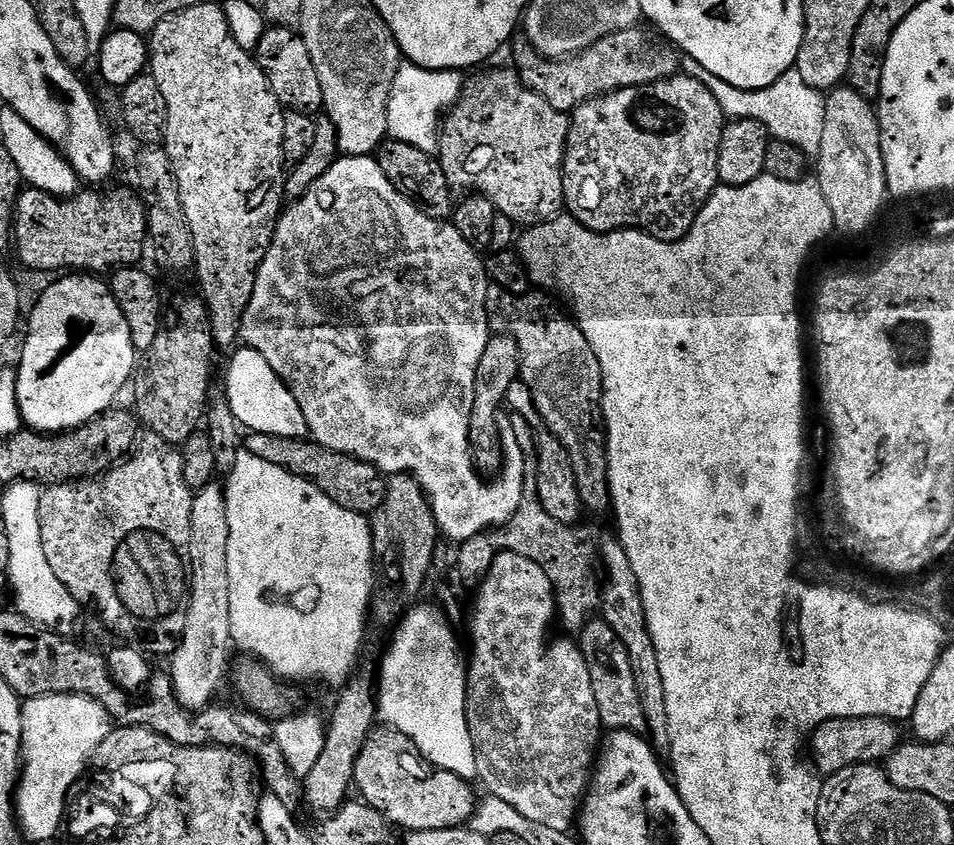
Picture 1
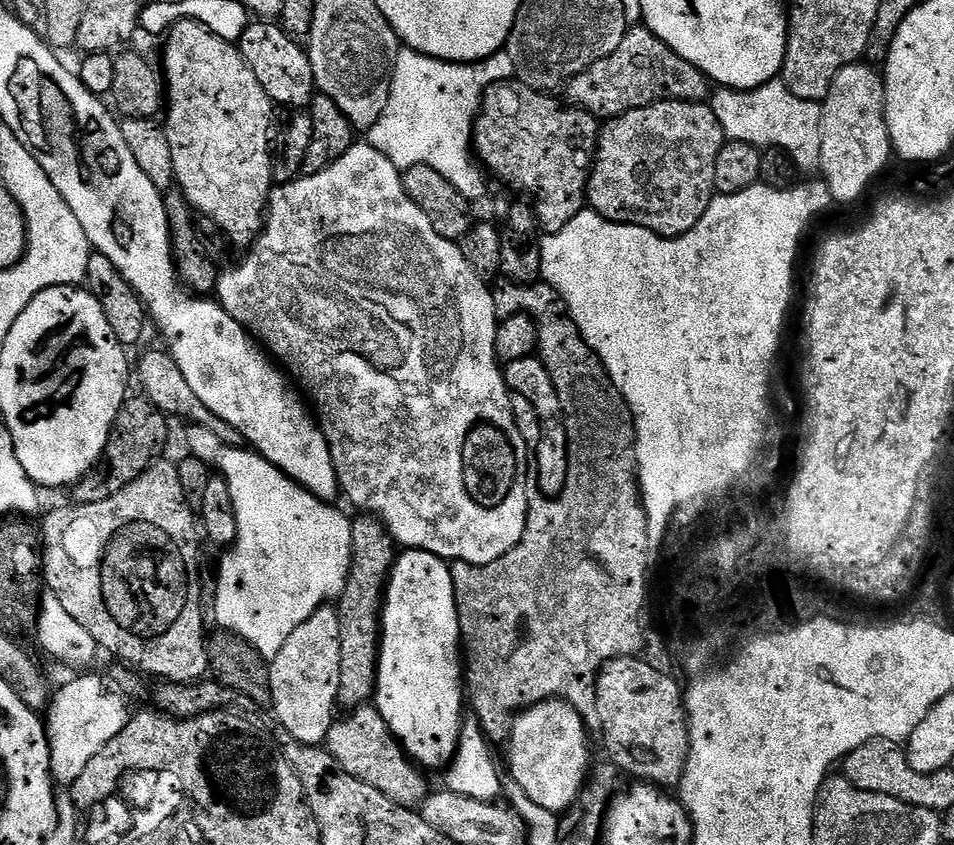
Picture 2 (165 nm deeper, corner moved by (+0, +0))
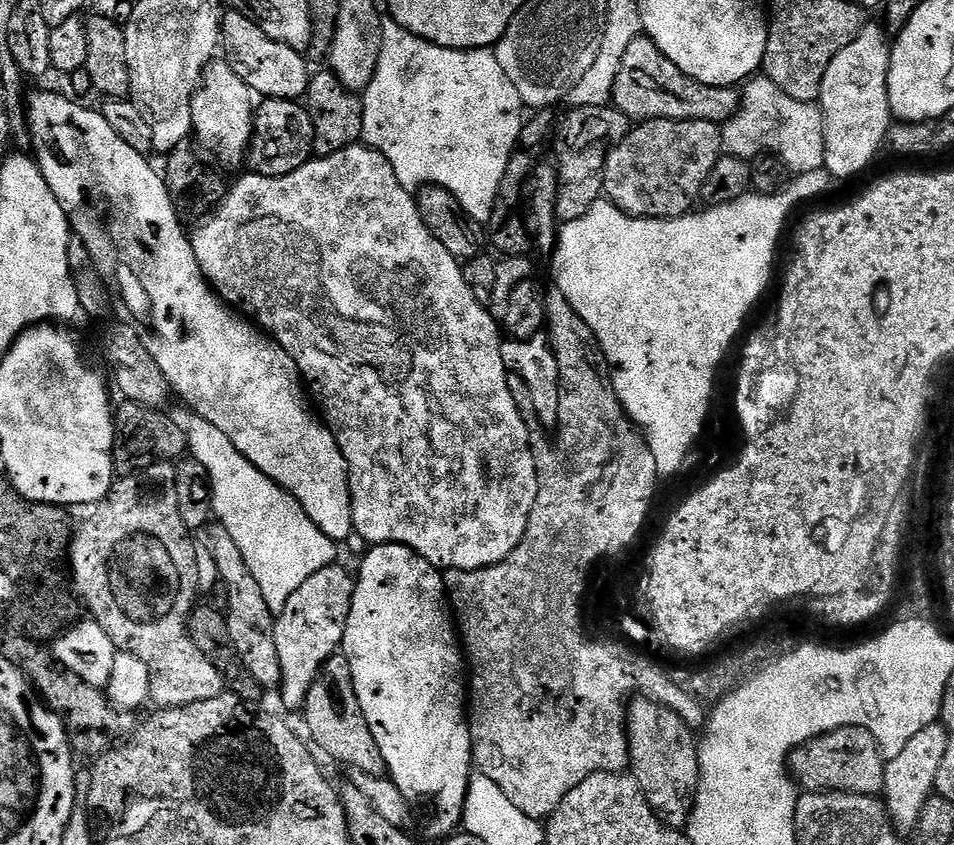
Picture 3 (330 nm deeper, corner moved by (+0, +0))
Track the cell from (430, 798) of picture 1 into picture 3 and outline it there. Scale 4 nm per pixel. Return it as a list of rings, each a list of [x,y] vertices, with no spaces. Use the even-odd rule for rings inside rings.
[[[342,654],[330,657],[321,666],[304,703],[302,715],[308,719],[308,732],[313,740],[311,743],[317,749],[320,747],[326,755],[345,764],[348,770],[371,776],[385,775],[384,759],[378,750],[378,742],[374,742],[374,734],[370,734],[370,726],[366,726],[366,714],[362,714],[362,706],[358,706],[358,694],[354,694],[350,662]]]

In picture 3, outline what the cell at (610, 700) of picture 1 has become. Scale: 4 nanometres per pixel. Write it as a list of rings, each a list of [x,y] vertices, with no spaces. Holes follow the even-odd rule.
[[[636,698],[628,707],[628,758],[630,775],[636,779],[638,786],[646,794],[650,806],[655,810],[657,818],[668,828],[683,829],[692,807],[696,805],[696,789],[700,787],[700,749],[693,729],[674,710],[656,700]]]

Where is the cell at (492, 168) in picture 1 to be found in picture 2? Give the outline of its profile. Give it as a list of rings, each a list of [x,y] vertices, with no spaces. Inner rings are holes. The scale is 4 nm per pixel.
[[[515,78],[500,80],[484,91],[472,126],[479,163],[514,191],[536,196],[536,219],[548,234],[562,230],[570,218],[585,211],[588,174],[602,127],[585,108],[560,105],[556,98],[536,92]]]

